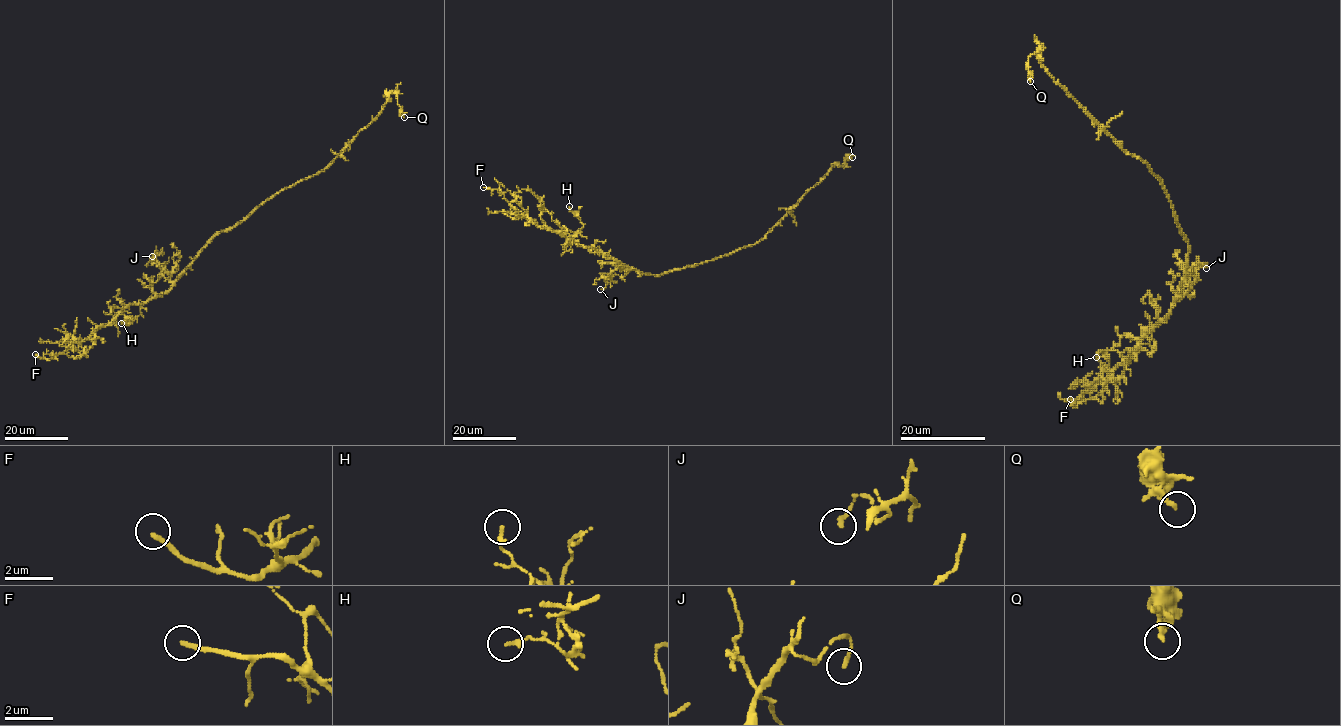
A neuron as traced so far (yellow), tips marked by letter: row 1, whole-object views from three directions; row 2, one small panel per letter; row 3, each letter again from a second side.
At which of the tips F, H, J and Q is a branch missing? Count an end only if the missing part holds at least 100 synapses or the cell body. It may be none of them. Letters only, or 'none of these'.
F

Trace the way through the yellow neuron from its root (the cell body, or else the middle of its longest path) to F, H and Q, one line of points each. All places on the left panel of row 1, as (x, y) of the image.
F: (233, 226), (219, 231), (165, 292), (128, 305), (87, 338), (73, 339), (63, 353), (48, 359), (35, 354)
H: (233, 226), (219, 231), (167, 290), (146, 301), (130, 303), (122, 313), (135, 319), (129, 317), (121, 323)
Q: (233, 226), (283, 189), (322, 172), (377, 116), (391, 92), (396, 94), (404, 117)

